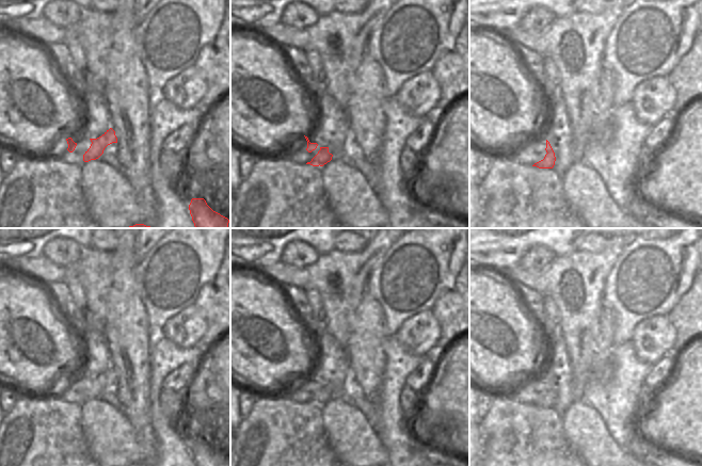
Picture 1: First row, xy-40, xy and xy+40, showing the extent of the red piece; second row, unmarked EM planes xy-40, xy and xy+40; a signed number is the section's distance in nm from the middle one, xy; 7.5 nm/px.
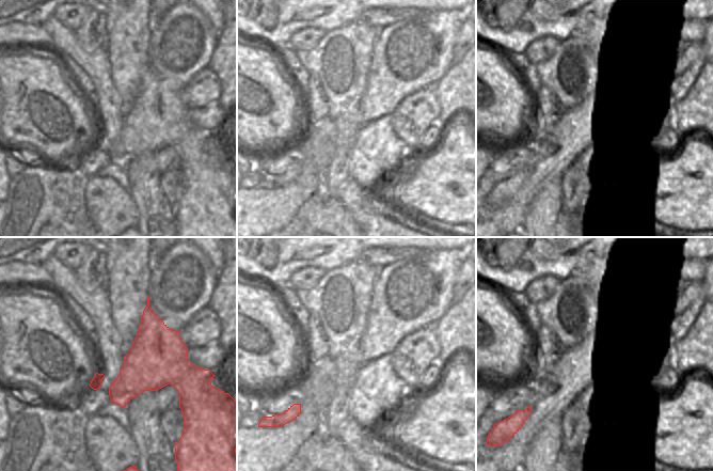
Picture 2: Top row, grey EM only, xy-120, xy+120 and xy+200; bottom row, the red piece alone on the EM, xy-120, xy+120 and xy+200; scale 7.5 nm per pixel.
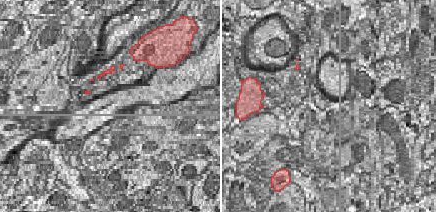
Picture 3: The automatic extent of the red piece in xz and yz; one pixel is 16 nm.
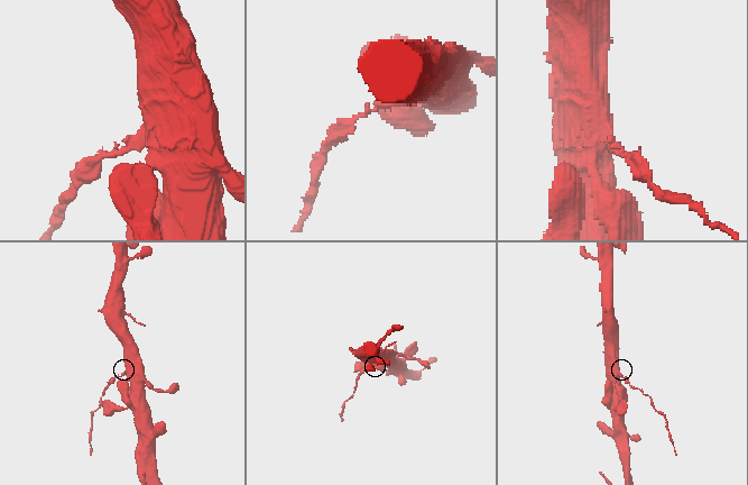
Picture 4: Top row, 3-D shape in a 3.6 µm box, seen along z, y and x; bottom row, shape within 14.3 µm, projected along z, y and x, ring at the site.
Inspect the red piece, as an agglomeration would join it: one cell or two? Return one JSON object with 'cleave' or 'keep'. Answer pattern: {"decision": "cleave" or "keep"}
{"decision": "cleave"}

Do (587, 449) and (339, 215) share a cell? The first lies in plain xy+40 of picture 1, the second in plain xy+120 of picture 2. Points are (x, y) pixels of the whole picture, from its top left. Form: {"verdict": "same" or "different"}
{"verdict": "different"}

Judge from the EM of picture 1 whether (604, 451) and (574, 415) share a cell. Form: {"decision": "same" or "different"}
{"decision": "same"}

